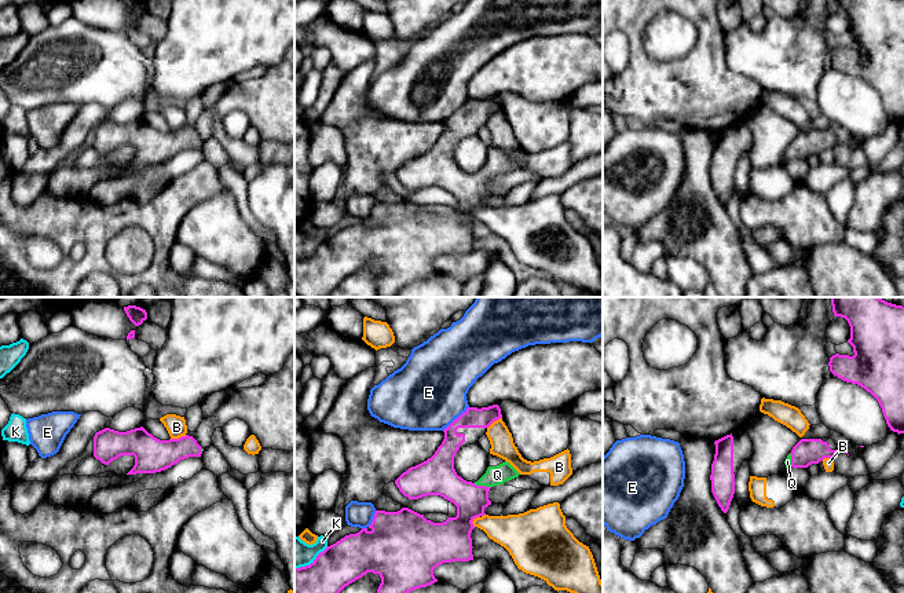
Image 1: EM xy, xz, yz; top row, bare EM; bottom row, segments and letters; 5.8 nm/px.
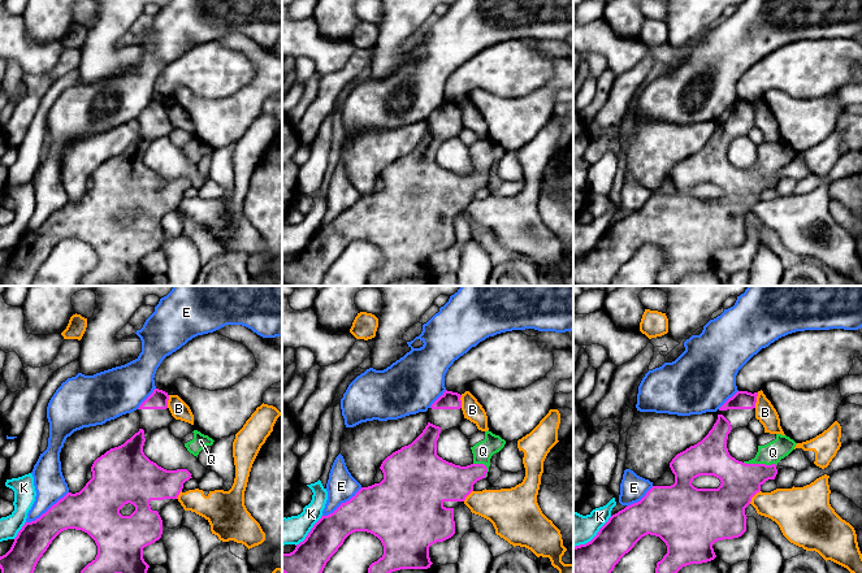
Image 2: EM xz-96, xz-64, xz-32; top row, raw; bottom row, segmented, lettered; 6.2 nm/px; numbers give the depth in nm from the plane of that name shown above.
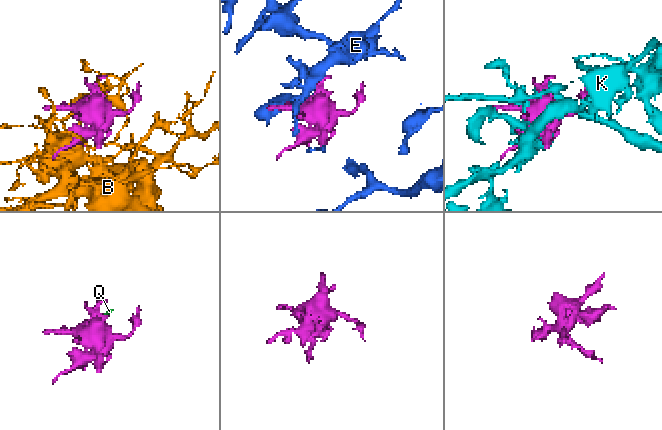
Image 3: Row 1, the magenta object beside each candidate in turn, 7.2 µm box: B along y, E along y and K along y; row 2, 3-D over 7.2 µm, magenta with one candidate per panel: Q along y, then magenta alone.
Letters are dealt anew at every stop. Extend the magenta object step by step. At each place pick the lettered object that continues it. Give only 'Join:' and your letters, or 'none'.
Join: Q

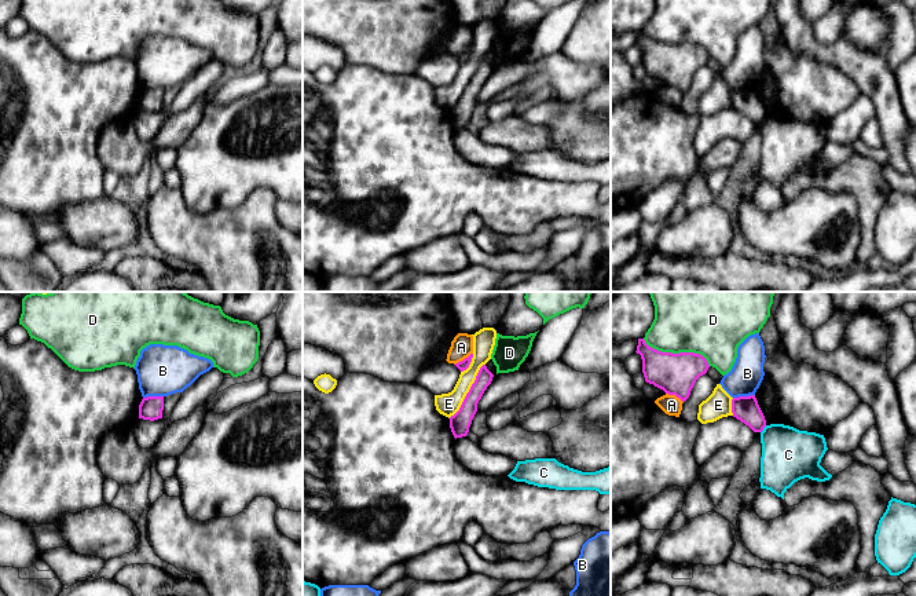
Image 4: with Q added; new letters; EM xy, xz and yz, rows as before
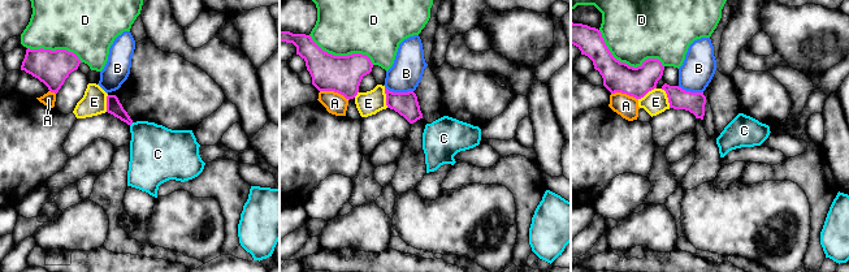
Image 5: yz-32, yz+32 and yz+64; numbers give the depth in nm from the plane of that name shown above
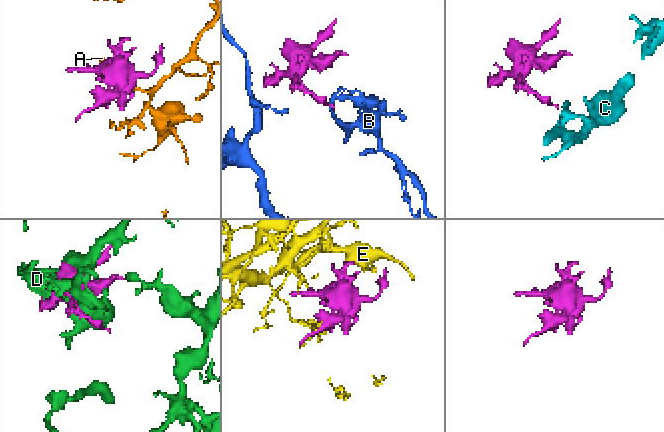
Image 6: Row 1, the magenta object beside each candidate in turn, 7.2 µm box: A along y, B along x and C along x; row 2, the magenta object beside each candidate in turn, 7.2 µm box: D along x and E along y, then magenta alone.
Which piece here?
Join: none

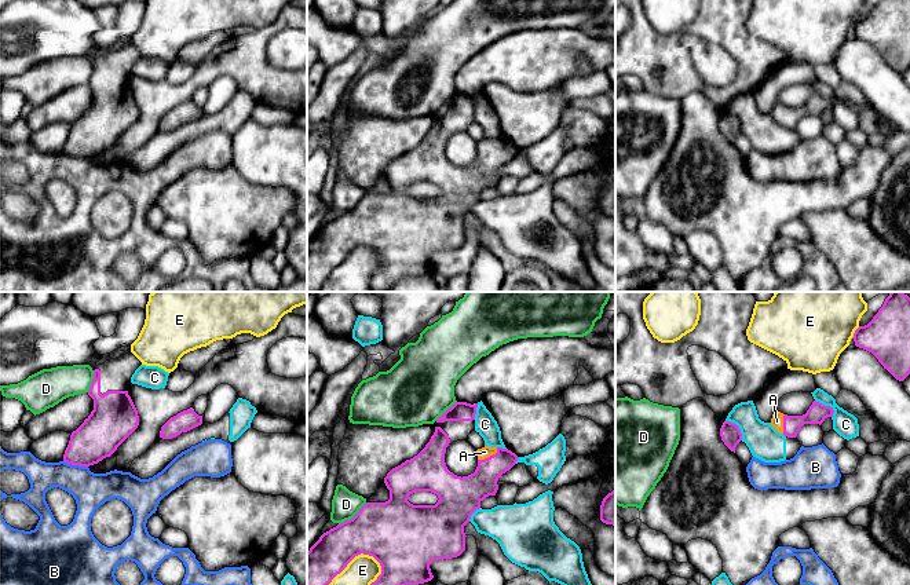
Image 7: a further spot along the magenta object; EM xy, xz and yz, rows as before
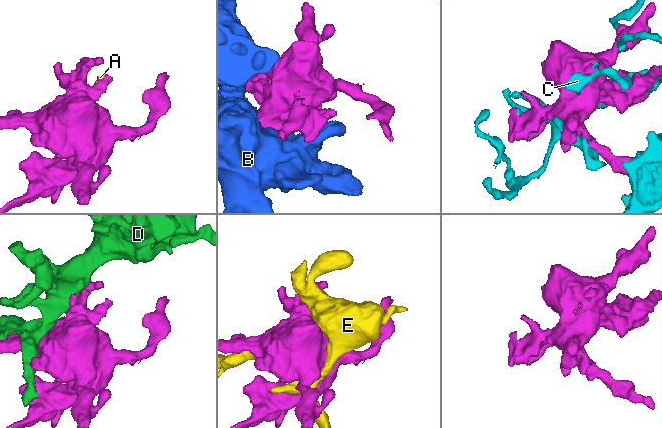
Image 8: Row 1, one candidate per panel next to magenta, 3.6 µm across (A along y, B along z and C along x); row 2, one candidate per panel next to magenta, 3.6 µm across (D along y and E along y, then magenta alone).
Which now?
Join: A

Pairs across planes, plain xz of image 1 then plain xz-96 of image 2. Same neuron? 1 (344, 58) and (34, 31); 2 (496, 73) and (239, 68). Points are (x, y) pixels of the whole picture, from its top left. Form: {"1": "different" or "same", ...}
{"1": "different", "2": "same"}

